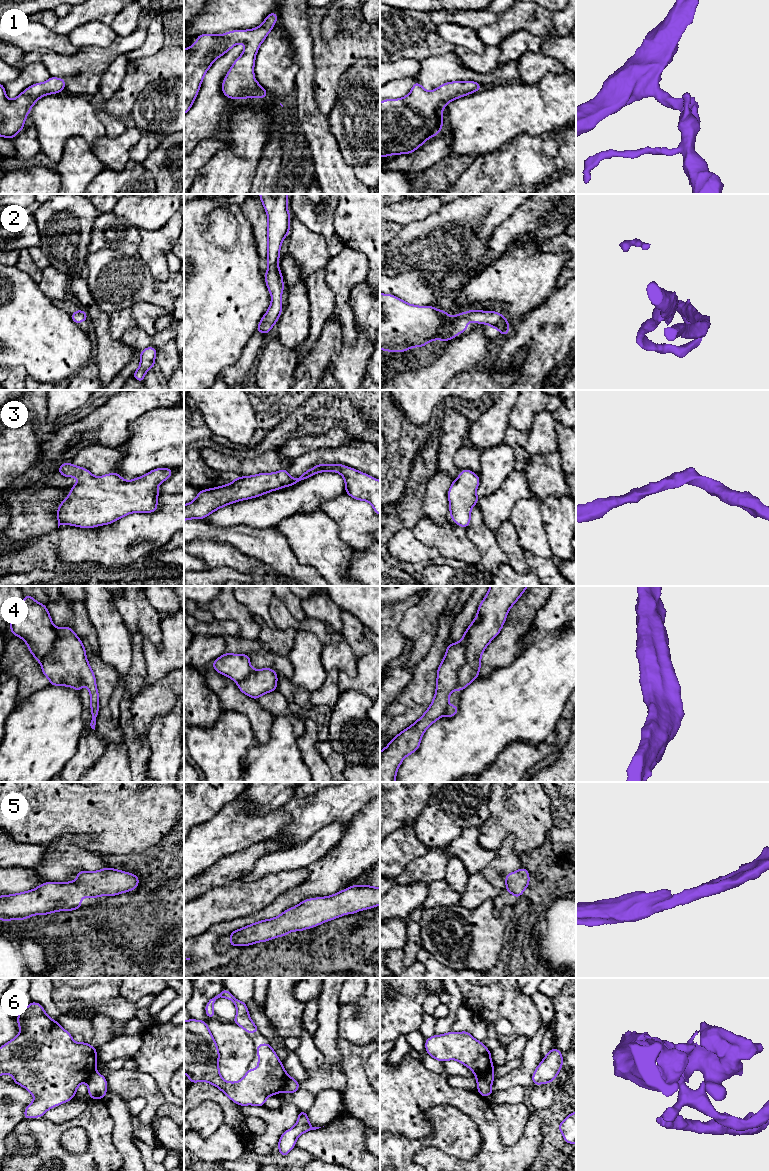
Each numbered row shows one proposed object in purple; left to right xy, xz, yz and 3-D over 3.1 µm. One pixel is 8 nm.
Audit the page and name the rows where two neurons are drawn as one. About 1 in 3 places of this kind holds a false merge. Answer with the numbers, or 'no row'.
4, 6

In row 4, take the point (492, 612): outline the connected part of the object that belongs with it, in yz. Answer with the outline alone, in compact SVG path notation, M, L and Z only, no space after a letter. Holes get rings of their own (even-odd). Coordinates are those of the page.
M490 586L480 603L477 618L468 628L465 641L465 663L458 672L456 691L462 691L478 678L481 655L487 645L500 633L508 611L528 586Z

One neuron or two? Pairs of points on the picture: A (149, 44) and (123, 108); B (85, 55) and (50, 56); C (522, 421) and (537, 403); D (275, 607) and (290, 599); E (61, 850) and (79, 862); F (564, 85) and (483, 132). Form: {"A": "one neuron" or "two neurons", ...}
{"A": "two neurons", "B": "one neuron", "C": "one neuron", "D": "two neurons", "E": "one neuron", "F": "one neuron"}

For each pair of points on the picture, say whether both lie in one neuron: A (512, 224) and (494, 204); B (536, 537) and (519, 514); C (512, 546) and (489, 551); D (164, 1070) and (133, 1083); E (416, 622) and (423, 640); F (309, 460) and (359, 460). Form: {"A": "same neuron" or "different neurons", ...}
{"A": "different neurons", "B": "same neuron", "C": "different neurons", "D": "different neurons", "E": "same neuron", "F": "same neuron"}

